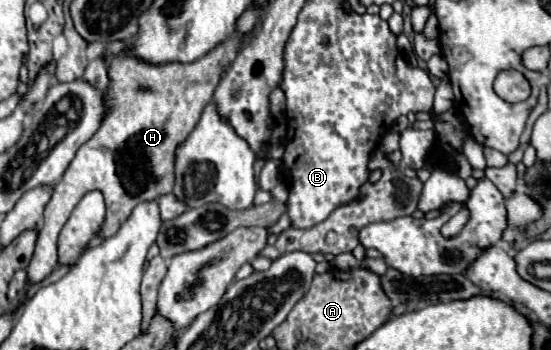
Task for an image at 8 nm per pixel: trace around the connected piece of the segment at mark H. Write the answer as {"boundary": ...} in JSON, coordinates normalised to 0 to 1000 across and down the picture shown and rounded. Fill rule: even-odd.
{"boundary":[[[421,103],[392,143],[348,183],[272,189],[236,160],[207,166],[200,177],[203,234],[192,280],[200,320],[192,326],[178,377],[138,434],[113,514],[98,531],[94,566],[80,600],[80,634],[73,646],[65,720],[51,760],[51,806],[80,800],[105,760],[105,669],[120,640],[131,594],[160,543],[185,543],[189,554],[192,634],[181,657],[189,680],[200,680],[218,657],[247,583],[283,571],[312,549],[312,526],[319,514],[319,423],[334,411],[334,389],[356,366],[363,320],[385,286],[403,206],[428,166],[439,120],[443,109]],[[258,246],[272,257],[258,263]]]}

